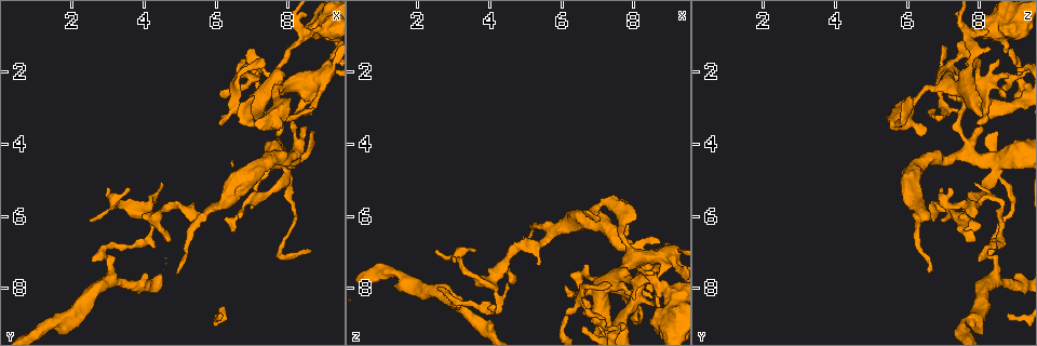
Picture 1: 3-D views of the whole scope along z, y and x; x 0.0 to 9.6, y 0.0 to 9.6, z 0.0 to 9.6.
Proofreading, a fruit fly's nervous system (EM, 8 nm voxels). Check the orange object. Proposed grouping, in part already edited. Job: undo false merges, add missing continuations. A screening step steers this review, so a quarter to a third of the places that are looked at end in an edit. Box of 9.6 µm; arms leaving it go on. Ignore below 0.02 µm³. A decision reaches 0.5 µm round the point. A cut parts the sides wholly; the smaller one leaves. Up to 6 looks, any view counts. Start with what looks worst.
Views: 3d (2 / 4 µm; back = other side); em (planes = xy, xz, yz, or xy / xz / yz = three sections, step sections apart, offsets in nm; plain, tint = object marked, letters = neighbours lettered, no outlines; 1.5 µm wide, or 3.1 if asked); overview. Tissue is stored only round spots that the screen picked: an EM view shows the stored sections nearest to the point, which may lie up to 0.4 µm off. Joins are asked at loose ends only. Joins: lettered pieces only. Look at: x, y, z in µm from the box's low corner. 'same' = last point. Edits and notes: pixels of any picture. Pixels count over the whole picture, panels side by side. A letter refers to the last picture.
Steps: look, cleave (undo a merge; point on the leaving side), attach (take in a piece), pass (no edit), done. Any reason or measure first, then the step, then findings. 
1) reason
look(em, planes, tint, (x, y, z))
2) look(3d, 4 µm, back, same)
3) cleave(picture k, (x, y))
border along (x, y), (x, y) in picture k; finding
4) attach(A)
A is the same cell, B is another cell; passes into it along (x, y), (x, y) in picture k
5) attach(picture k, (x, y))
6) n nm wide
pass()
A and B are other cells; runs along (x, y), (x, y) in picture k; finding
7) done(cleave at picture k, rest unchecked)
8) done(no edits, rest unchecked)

sharp bend
look(em, planes, tint, (8.30, 4.20, 7.60))

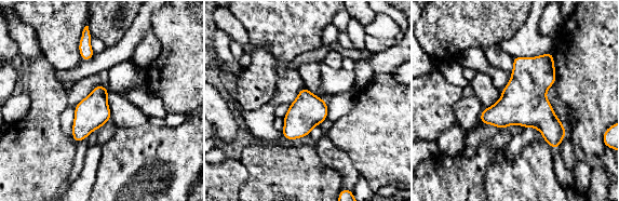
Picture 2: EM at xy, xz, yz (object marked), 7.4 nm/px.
what lies round it
look(em, planes, letters, same)

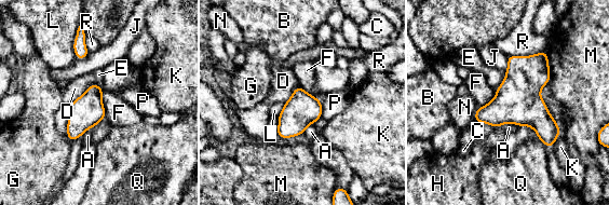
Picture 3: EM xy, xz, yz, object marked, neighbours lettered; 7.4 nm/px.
pass()
A, B, C, D, E, F, G, H, J, K, L, M, N, P, Q and R are other cells; border along (103, 90), (102, 97), (106, 117) in picture 3; continuous, no second neuron

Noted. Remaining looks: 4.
an open end
look(em, planes, letters, (6.80, 1.65, 8.55))

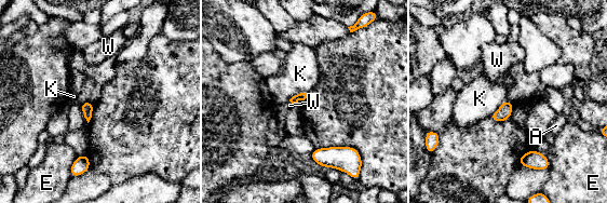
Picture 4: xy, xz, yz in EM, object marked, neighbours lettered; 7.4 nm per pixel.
pass()
A, E, K and W are other cells; border along (507, 98), (488, 116) in picture 4; none of them fits

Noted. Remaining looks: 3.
look(3d, 4 µm, (6.50, 6.30, 8.00))

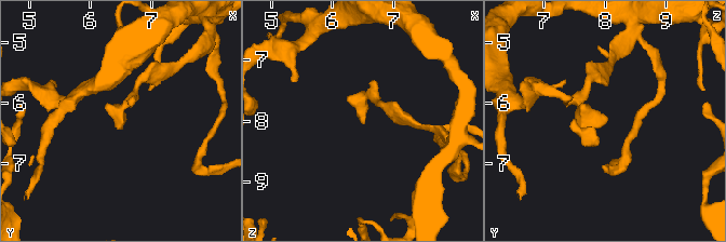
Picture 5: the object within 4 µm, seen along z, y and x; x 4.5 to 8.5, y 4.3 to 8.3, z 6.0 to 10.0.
look(em, xy, step 4, letters, (6.45, 6.30, 8.00))

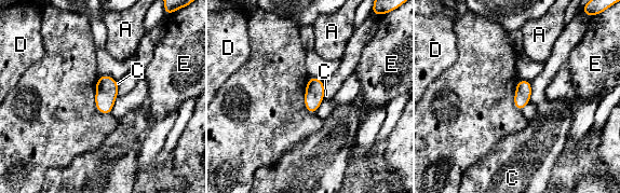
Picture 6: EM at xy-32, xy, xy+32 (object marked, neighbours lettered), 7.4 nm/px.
another direction
look(em, planes, letters, same)

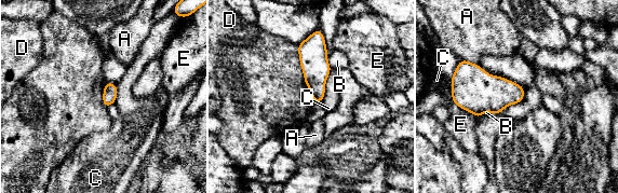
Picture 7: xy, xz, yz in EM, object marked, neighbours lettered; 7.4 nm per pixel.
pass()
A, B, C, D and E are other cells; border along (326, 80), (324, 96), (320, 102) in picture 7; no lettered piece goes on from it

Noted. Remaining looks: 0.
done(no edits, rest unchecked)

